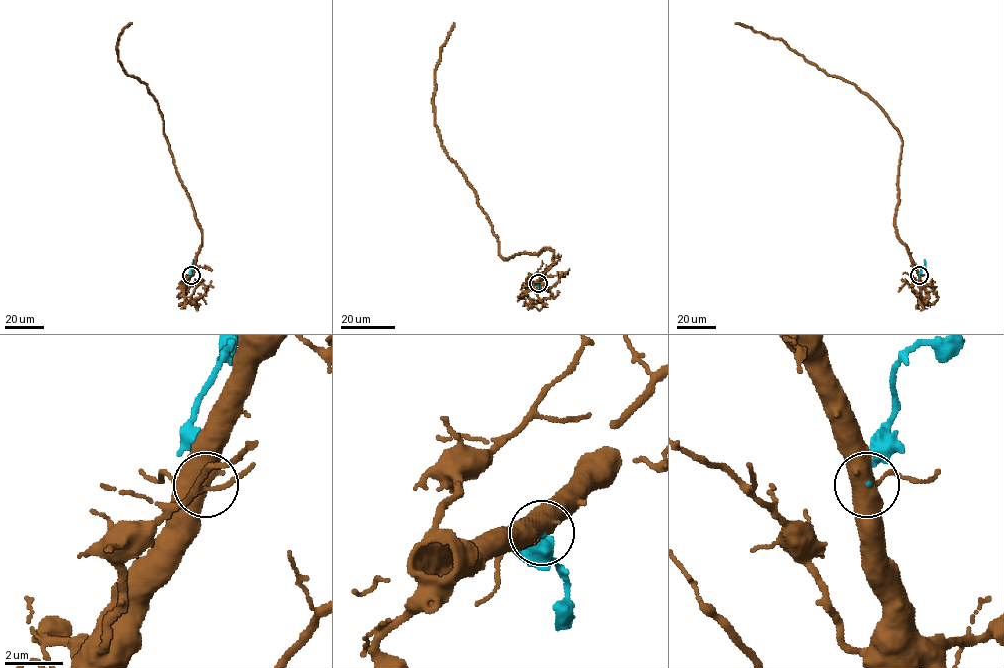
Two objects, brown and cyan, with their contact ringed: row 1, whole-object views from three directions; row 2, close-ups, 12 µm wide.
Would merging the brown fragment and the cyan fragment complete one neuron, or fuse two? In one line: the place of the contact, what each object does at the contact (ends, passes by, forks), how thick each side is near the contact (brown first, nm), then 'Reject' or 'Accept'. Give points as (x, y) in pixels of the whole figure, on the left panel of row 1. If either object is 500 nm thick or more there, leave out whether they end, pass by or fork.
Place: (191, 275). At the ring brown forks. At the ring cyan ends. Thickness 440 nm (brown) against 110 nm. Reject

